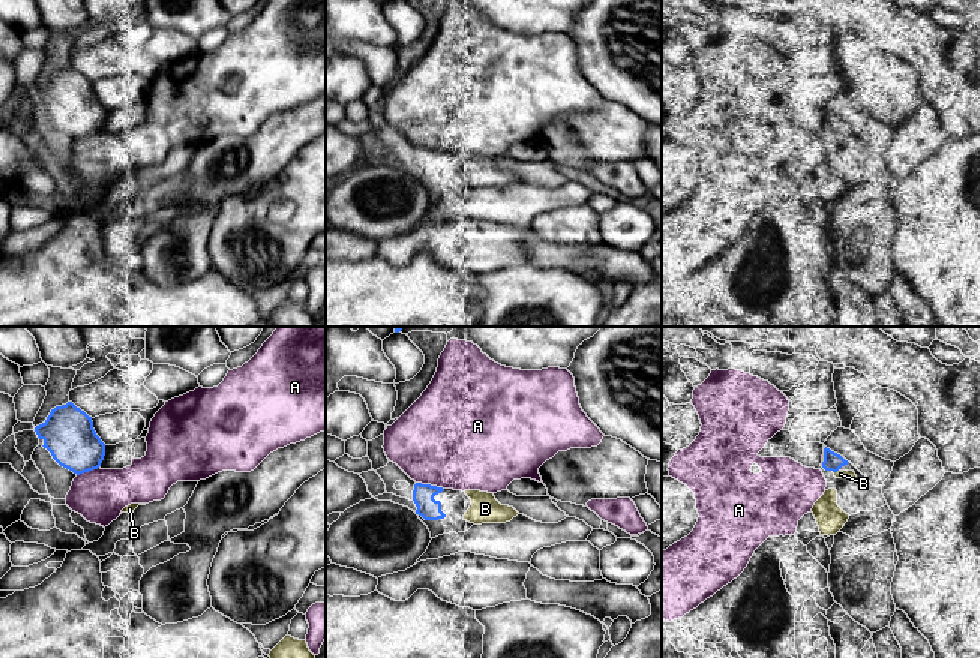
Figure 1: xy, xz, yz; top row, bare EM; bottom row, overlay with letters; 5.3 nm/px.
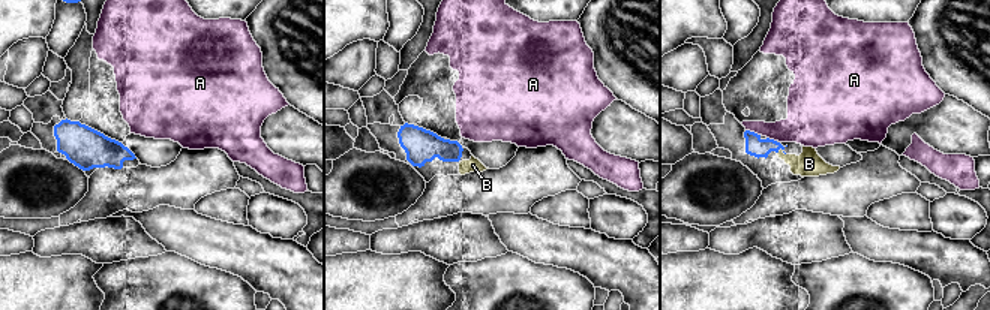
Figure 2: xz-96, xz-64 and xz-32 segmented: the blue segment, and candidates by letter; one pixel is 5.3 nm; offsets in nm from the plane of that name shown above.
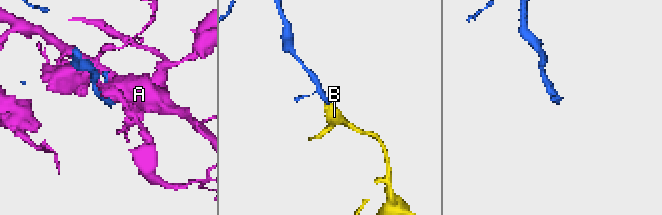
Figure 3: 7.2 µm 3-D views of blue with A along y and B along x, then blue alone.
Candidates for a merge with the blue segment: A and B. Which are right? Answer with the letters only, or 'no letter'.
B

